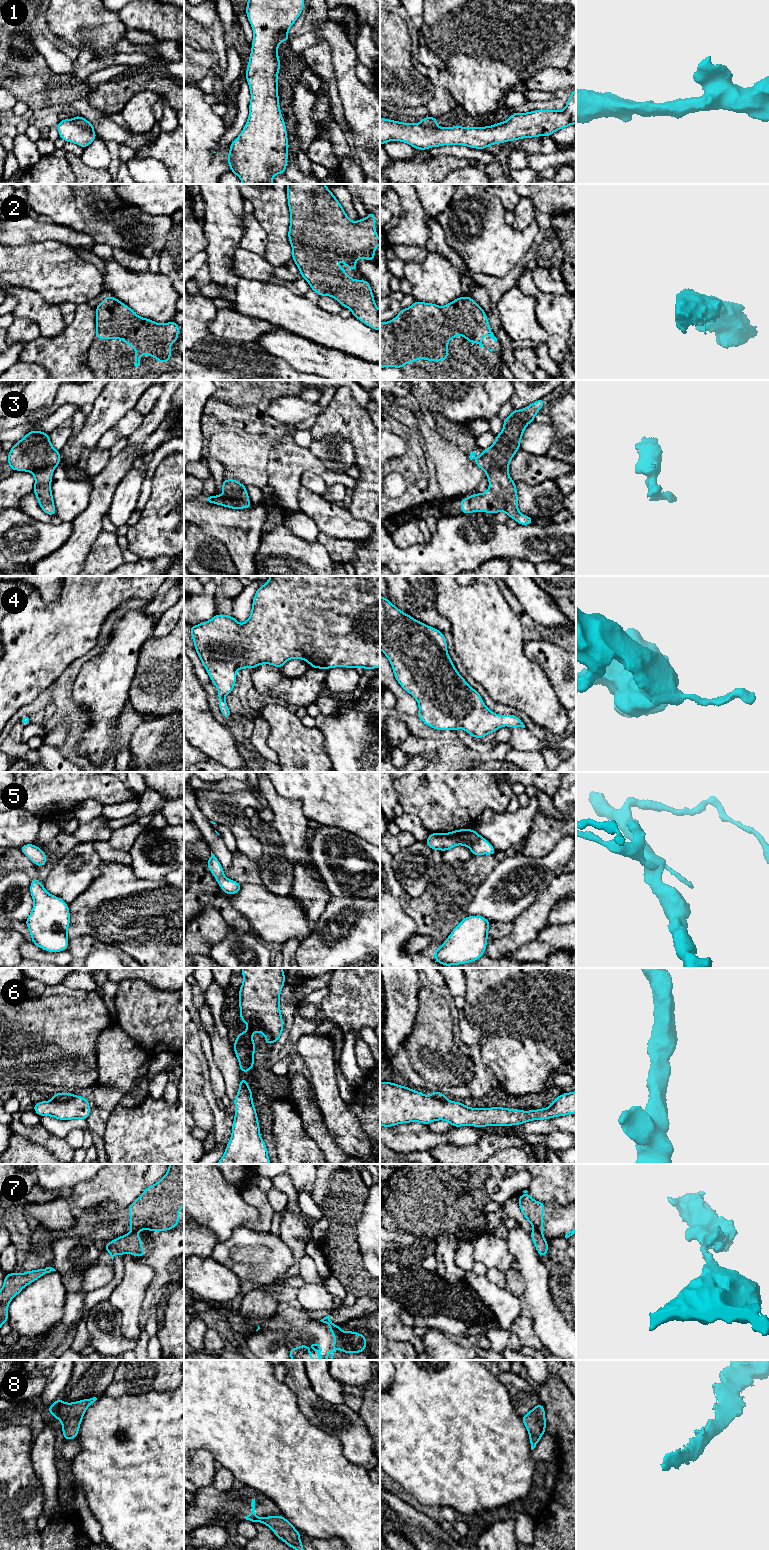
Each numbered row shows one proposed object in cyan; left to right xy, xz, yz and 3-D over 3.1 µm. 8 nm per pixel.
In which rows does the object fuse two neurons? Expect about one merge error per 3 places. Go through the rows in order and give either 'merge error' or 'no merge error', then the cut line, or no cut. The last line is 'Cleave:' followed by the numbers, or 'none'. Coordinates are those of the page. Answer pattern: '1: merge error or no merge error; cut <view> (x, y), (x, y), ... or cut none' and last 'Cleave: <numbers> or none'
1: merge error; cut xy (72, 119), (78, 125), (92, 130)
2: no merge error; cut none
3: no merge error; cut none
4: no merge error; cut none
5: no merge error; cut none
6: merge error; cut xz (249, 1029), (257, 1025), (267, 1034)
7: merge error; cut yz (535, 1228), (541, 1234)
8: no merge error; cut none
Cleave: 1, 6, 7

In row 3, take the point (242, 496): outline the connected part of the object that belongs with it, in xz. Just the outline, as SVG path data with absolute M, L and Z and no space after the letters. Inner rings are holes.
M225 479L222 483L223 495L210 496L206 500L212 504L230 509L252 508L246 486L234 479Z

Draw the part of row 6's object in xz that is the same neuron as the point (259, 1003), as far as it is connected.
M242 968L242 975L239 1018L247 1024L247 1030L237 1035L233 1046L241 1073L249 1073L254 1067L256 1050L250 1029L254 1025L263 1029L267 1046L282 1035L284 1023L279 997L285 984L285 973L282 968Z

